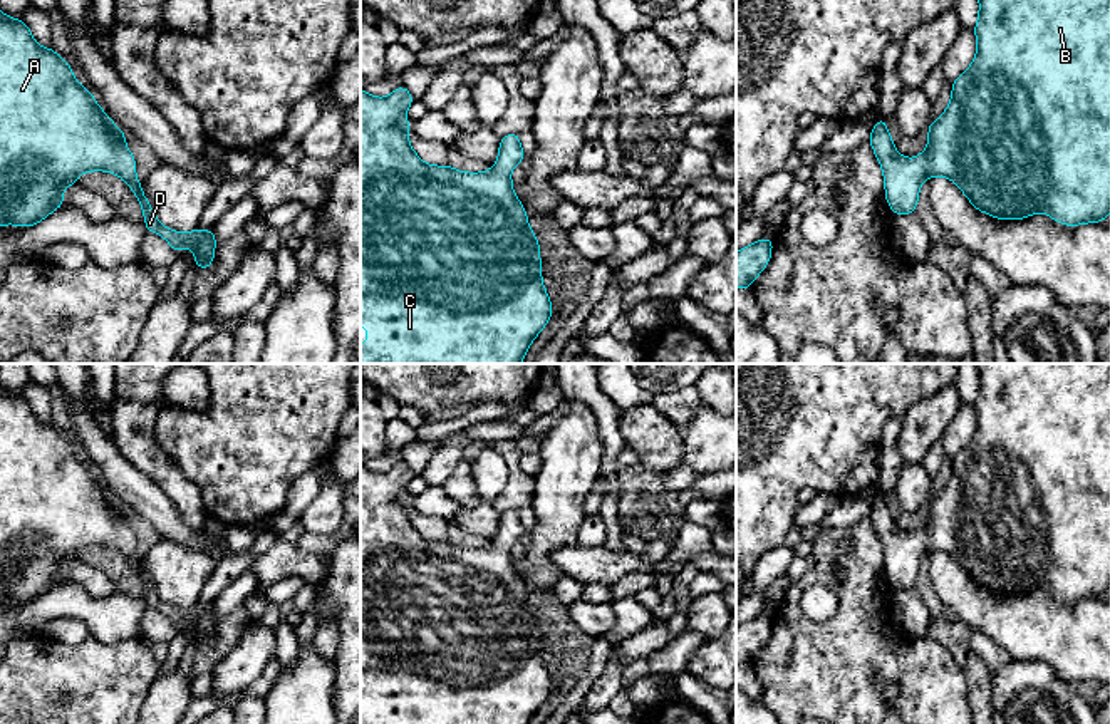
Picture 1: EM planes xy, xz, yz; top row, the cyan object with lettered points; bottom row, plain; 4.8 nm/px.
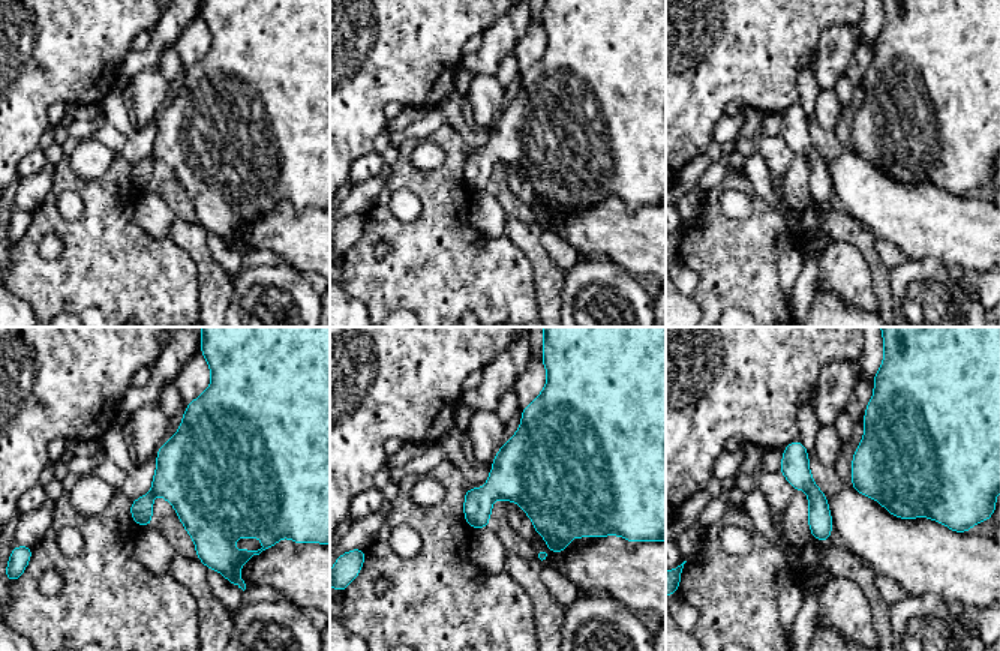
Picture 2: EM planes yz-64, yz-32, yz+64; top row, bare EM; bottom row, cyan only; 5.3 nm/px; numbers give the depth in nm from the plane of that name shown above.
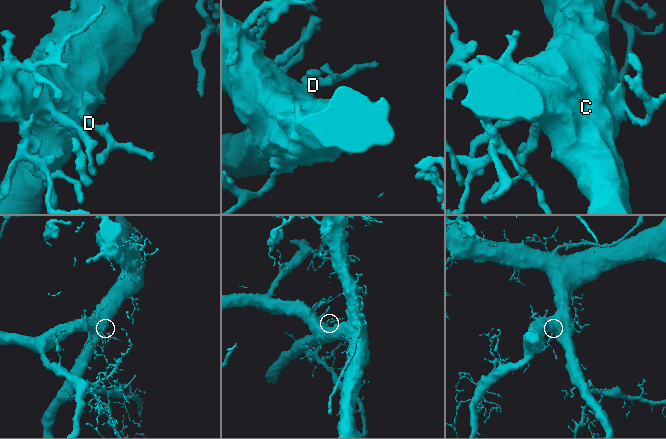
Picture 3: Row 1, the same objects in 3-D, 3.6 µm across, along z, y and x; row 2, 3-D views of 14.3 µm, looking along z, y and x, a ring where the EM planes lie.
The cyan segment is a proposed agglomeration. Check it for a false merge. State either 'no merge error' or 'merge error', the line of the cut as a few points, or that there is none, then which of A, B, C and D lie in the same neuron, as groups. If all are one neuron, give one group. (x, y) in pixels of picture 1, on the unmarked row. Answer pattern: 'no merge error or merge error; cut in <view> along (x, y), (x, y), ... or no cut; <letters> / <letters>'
no merge error; no cut; A B C D

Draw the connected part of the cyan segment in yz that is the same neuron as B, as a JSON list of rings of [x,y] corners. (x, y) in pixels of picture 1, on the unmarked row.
[[[978,364],[978,372],[979,392],[974,402],[978,416],[976,432],[971,442],[951,461],[952,474],[944,489],[931,498],[927,504],[929,521],[926,526],[912,536],[899,531],[884,491],[879,493],[870,508],[869,516],[882,541],[884,570],[892,588],[914,588],[921,558],[926,553],[946,551],[959,561],[976,585],[998,595],[1023,595],[1035,588],[1045,588],[1068,602],[1103,598],[1103,593],[1110,588],[1110,364]]]

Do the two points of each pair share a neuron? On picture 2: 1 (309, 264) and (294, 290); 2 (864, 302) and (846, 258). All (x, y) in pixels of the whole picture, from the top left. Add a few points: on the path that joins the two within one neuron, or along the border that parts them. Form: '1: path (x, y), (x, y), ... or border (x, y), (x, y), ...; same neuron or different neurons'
1: border (287, 263), (297, 272), (309, 276); different neurons
2: path (856, 291), (846, 275), (846, 269); same neuron

